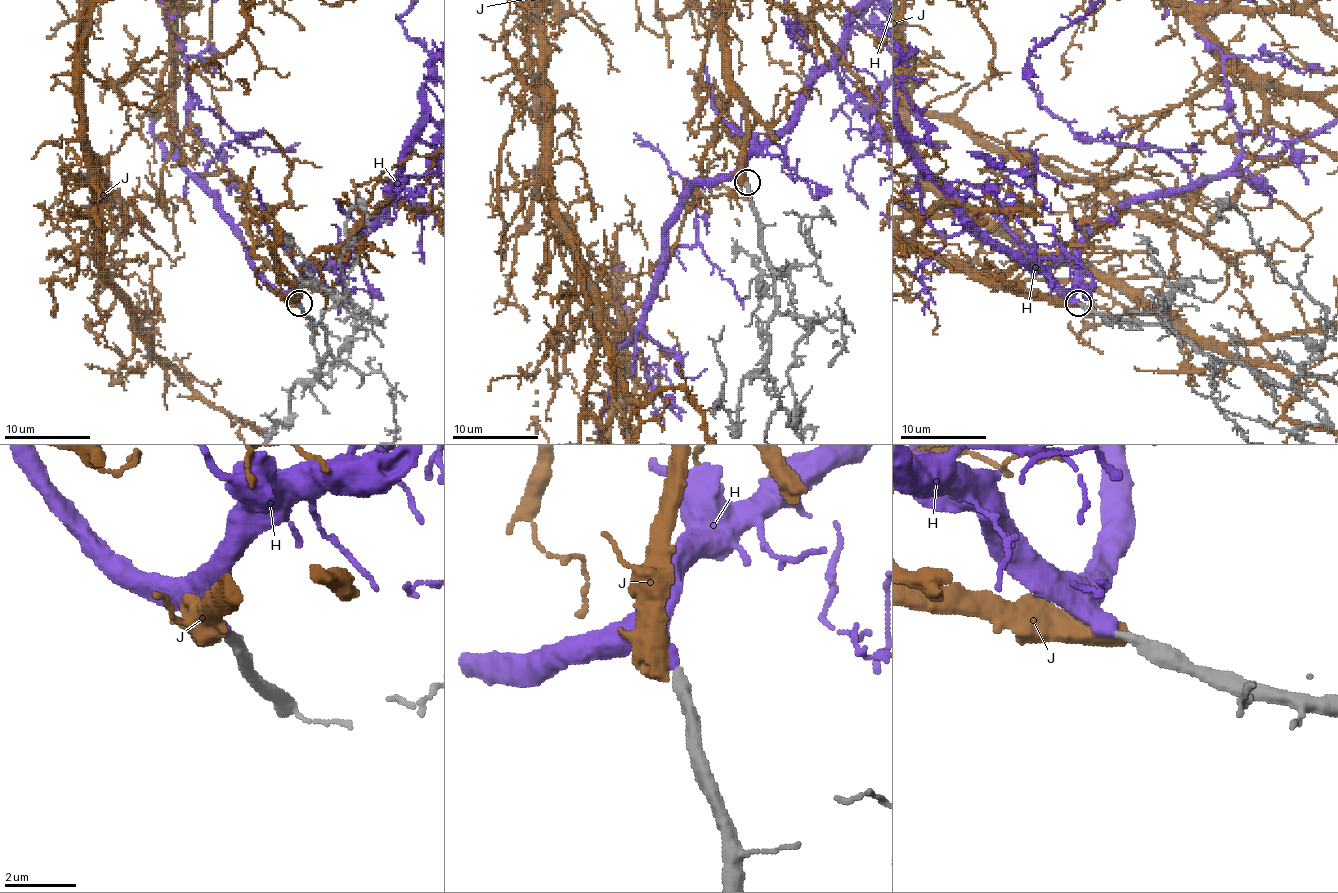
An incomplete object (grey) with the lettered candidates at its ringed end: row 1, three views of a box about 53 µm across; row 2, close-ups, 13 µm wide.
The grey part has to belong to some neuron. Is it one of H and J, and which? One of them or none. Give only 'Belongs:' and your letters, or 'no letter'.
Belongs: H

